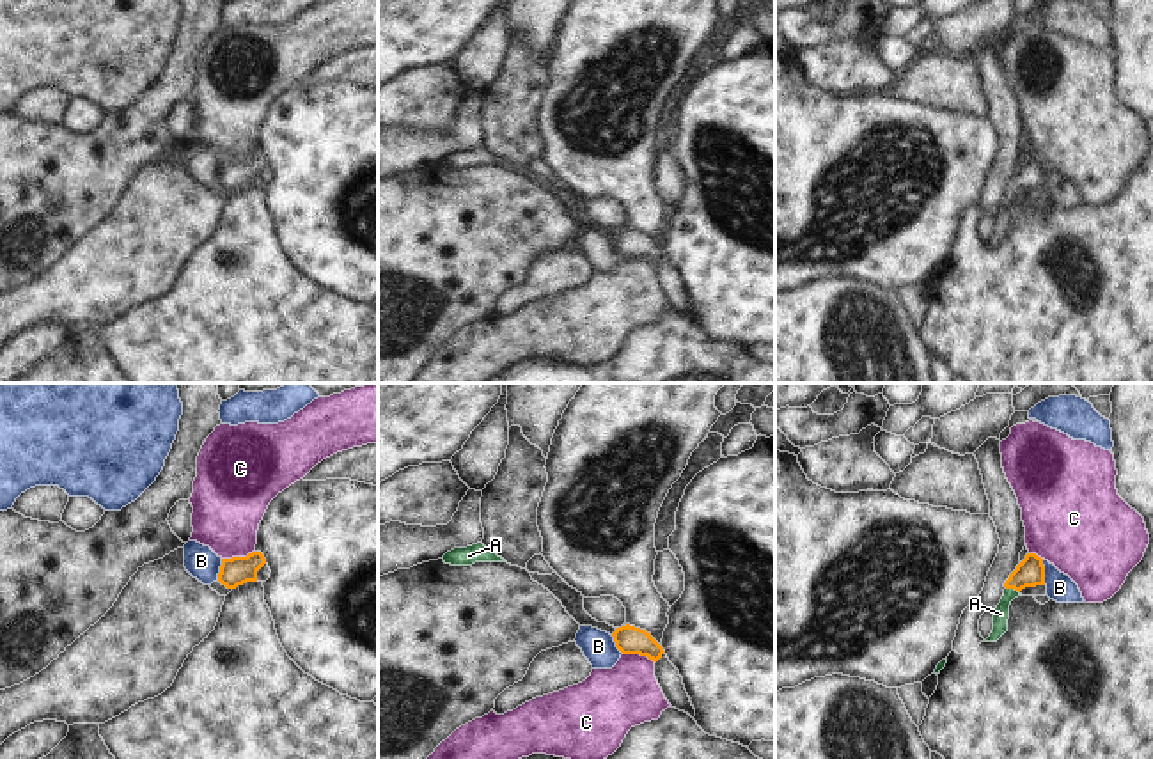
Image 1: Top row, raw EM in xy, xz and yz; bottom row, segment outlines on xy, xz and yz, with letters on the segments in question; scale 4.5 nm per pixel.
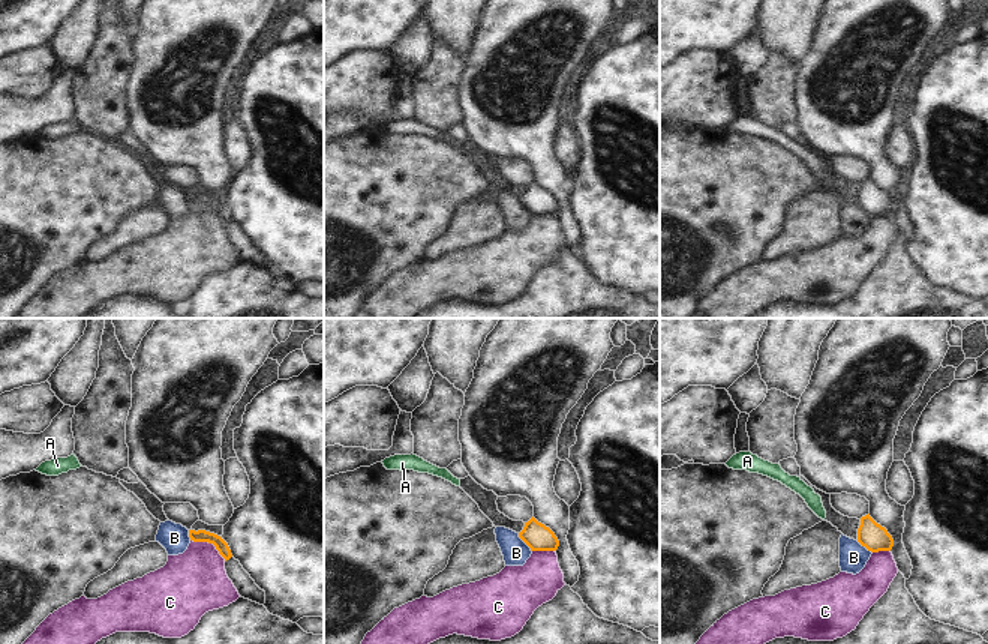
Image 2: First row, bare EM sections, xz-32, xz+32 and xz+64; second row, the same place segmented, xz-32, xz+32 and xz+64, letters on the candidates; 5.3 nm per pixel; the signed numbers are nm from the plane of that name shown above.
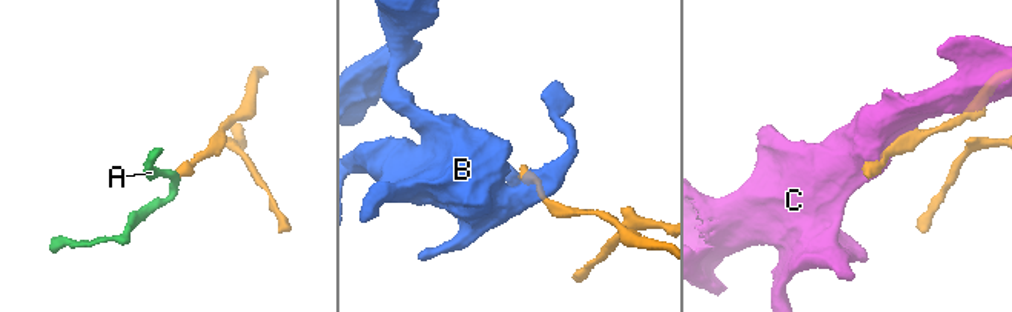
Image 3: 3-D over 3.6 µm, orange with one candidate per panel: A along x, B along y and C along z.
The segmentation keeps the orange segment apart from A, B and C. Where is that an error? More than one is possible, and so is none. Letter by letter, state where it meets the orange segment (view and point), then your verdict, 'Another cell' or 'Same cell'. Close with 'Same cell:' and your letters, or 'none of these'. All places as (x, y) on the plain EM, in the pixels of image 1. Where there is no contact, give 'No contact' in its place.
A: Touches orange at yz (1013, 190). Same cell
B: Touches orange at yz (1043, 174). Another cell
C: Touches orange at xy (238, 160). Another cell
Same cell: A

